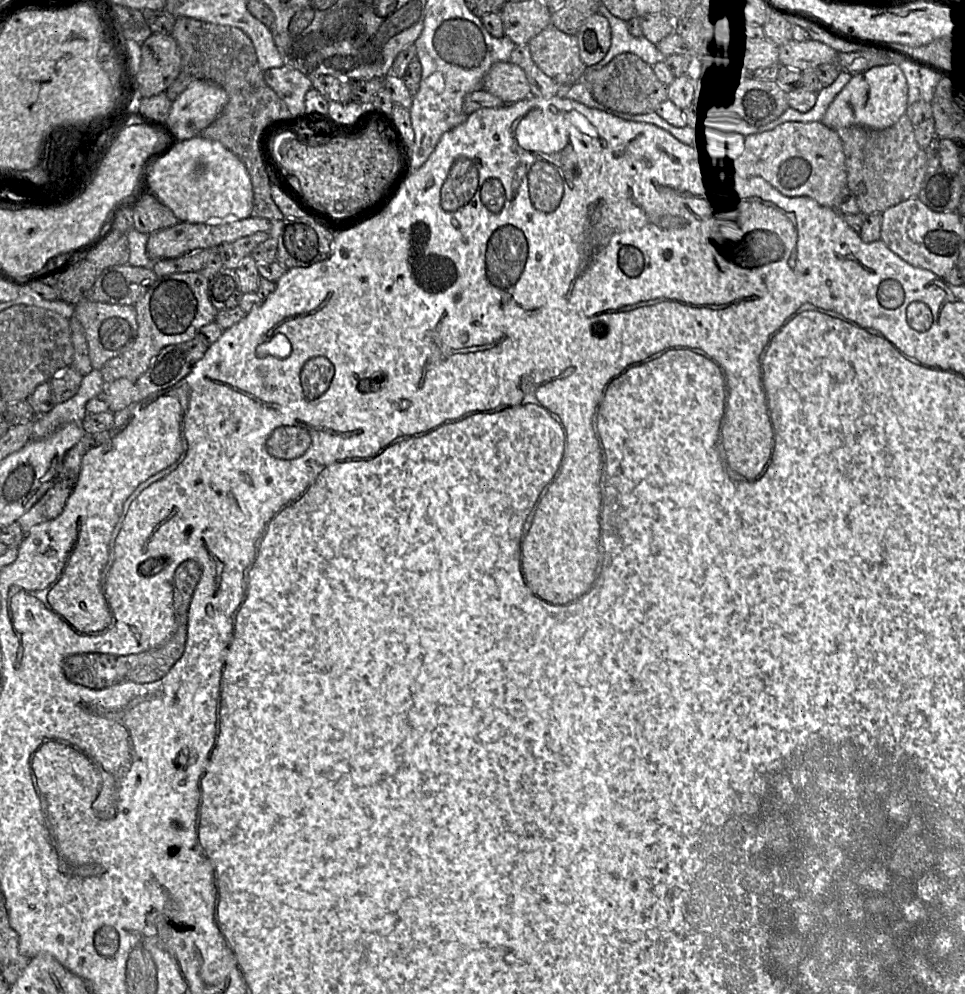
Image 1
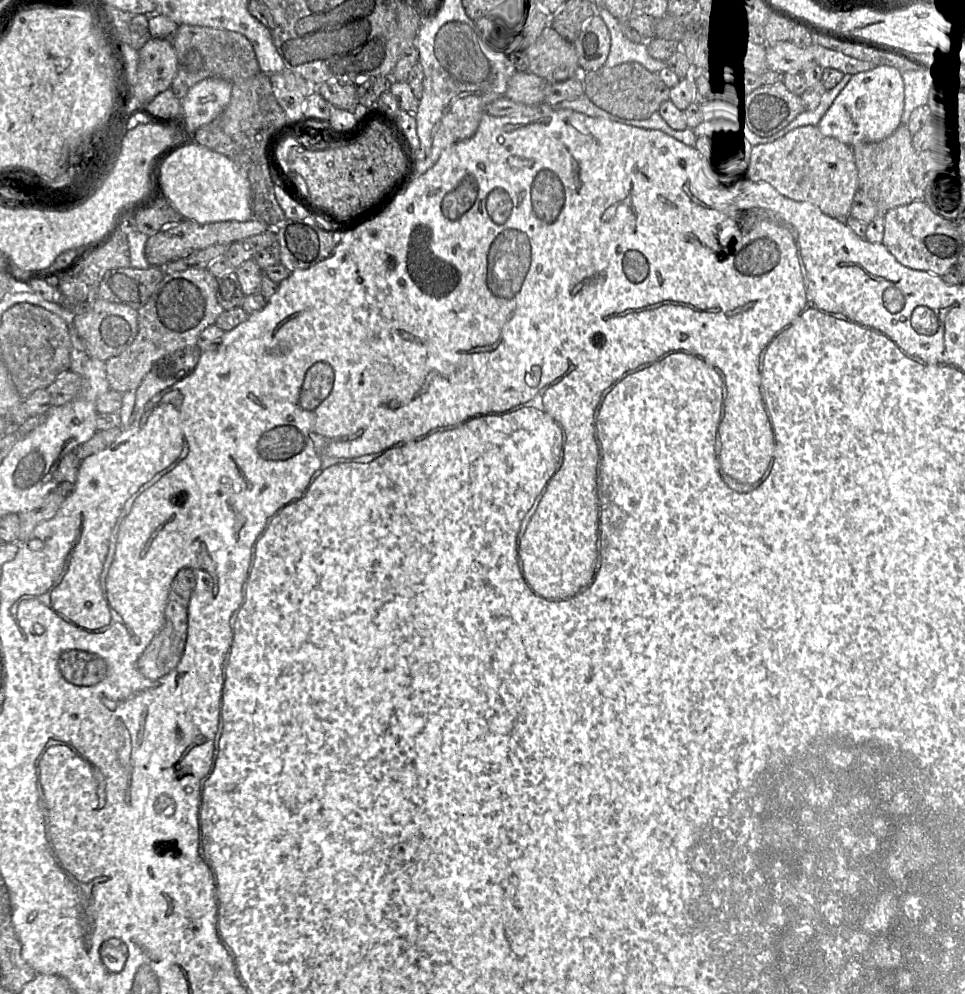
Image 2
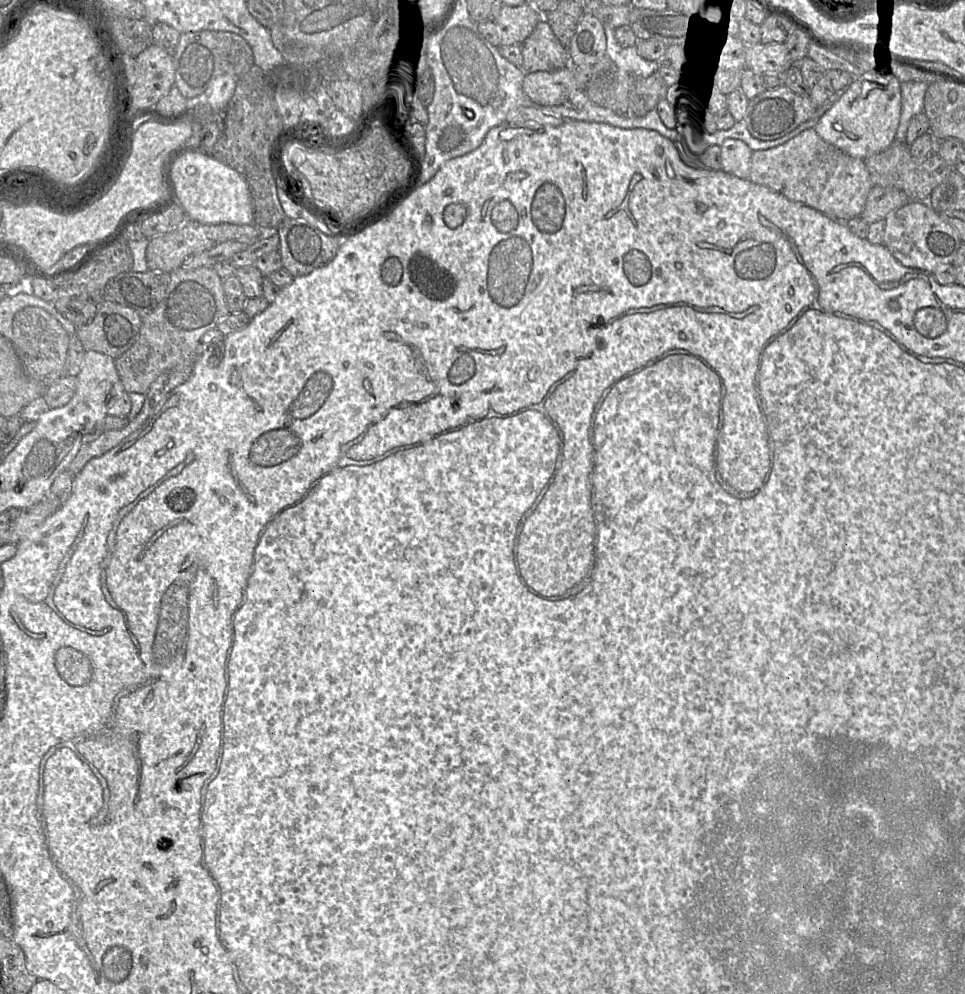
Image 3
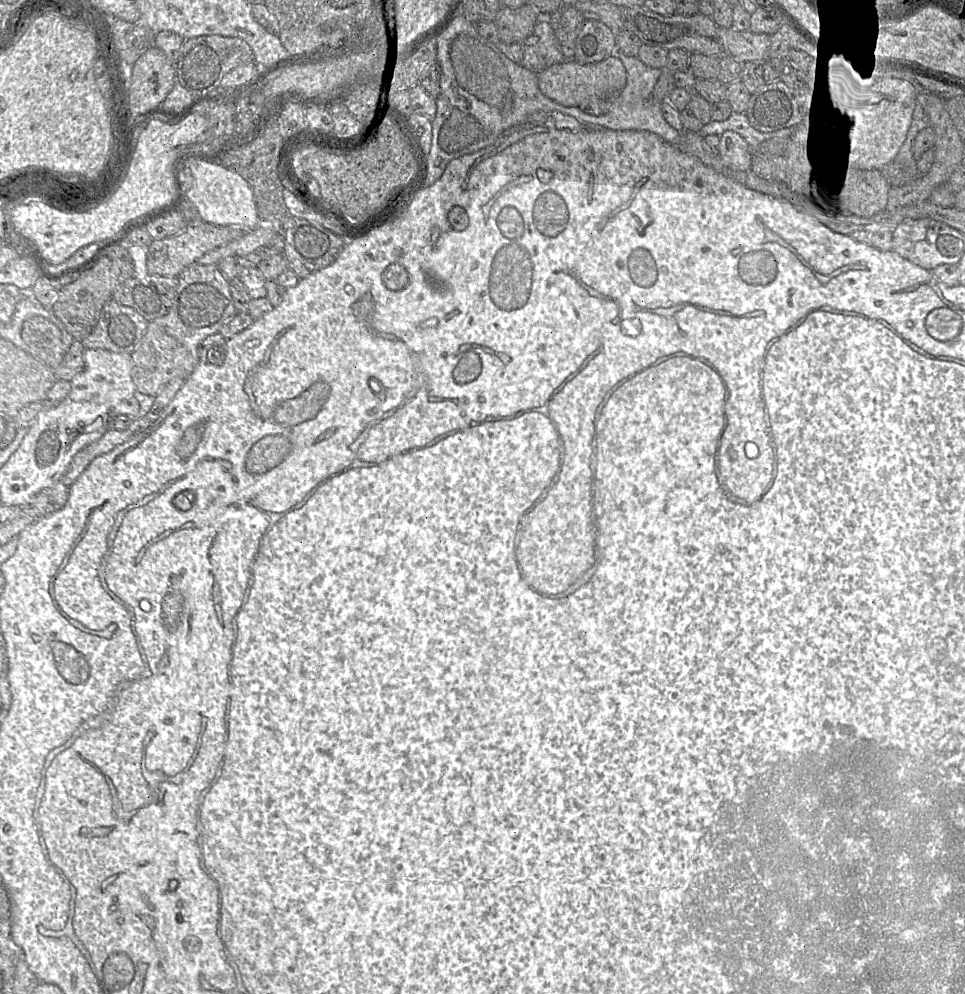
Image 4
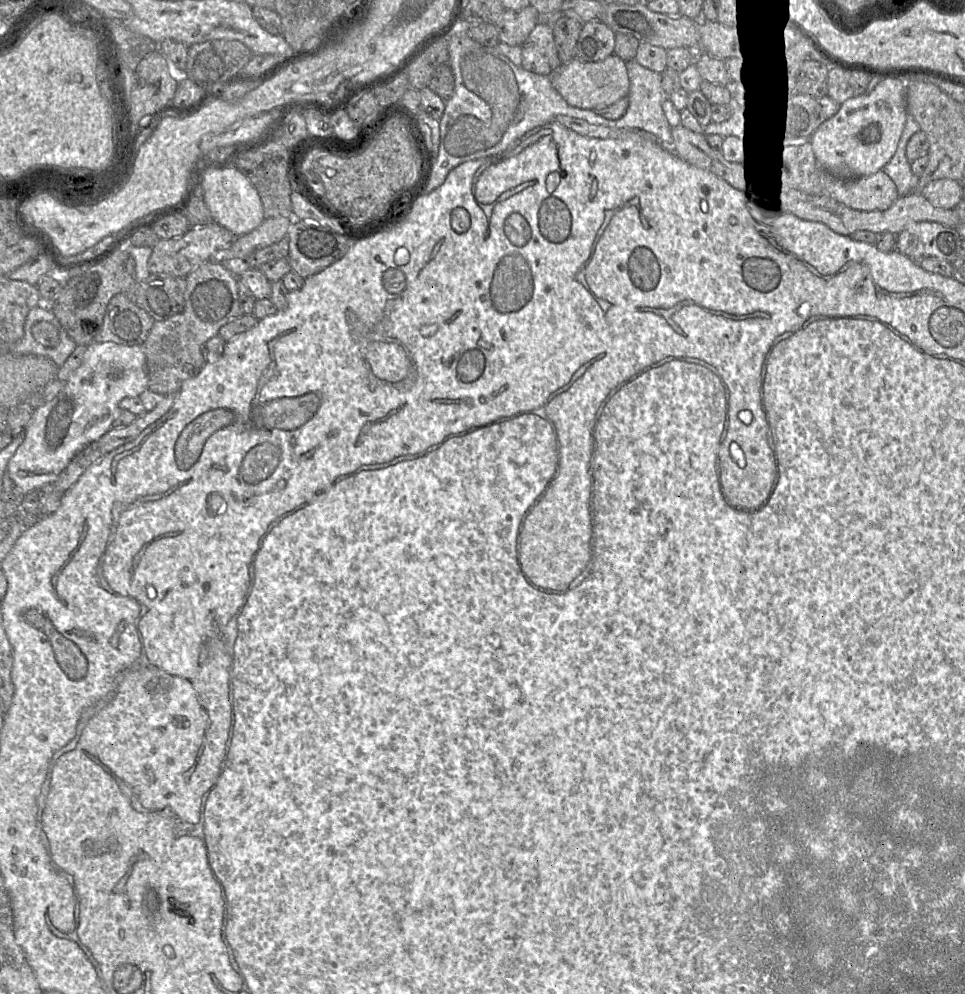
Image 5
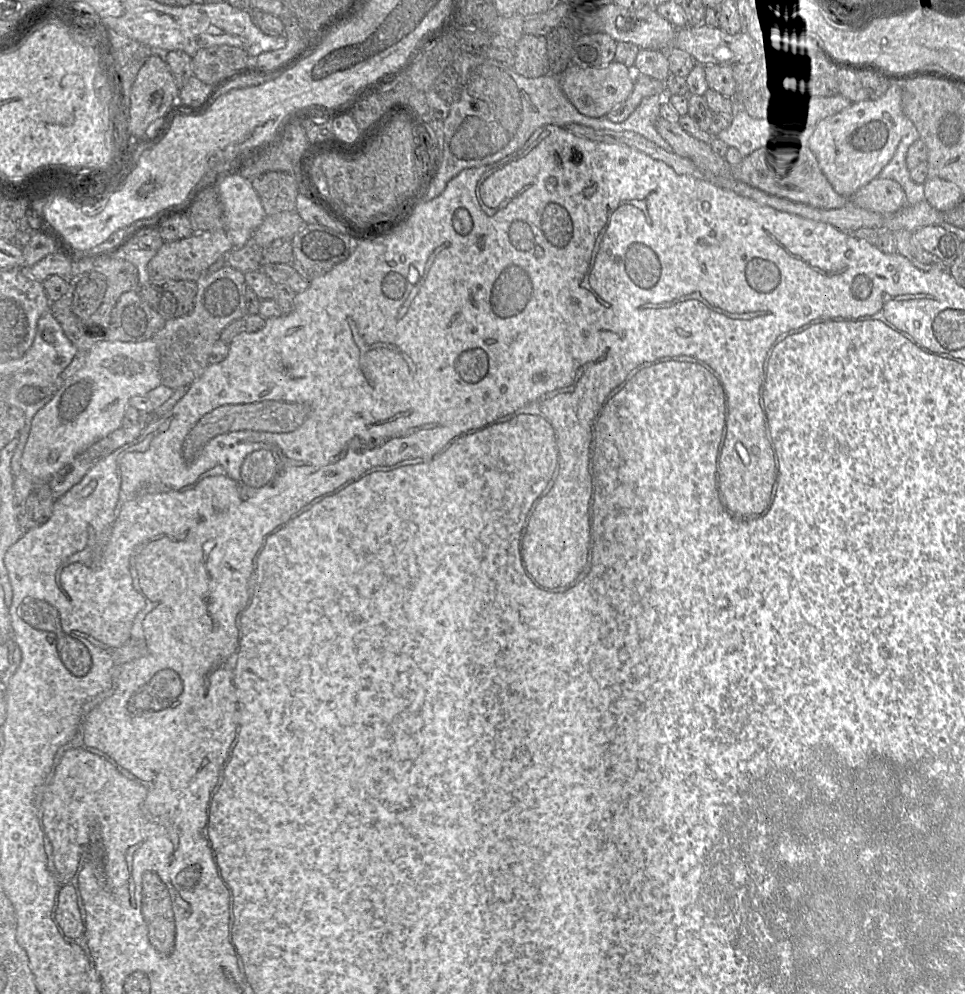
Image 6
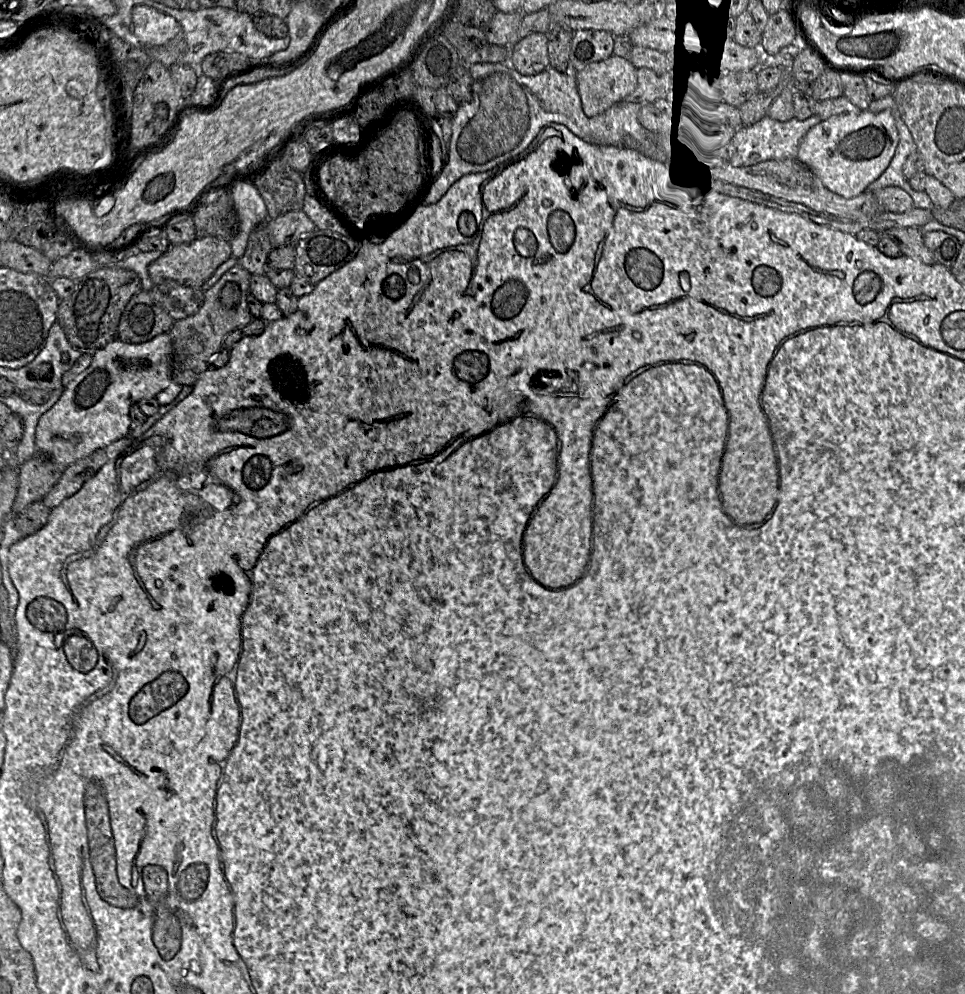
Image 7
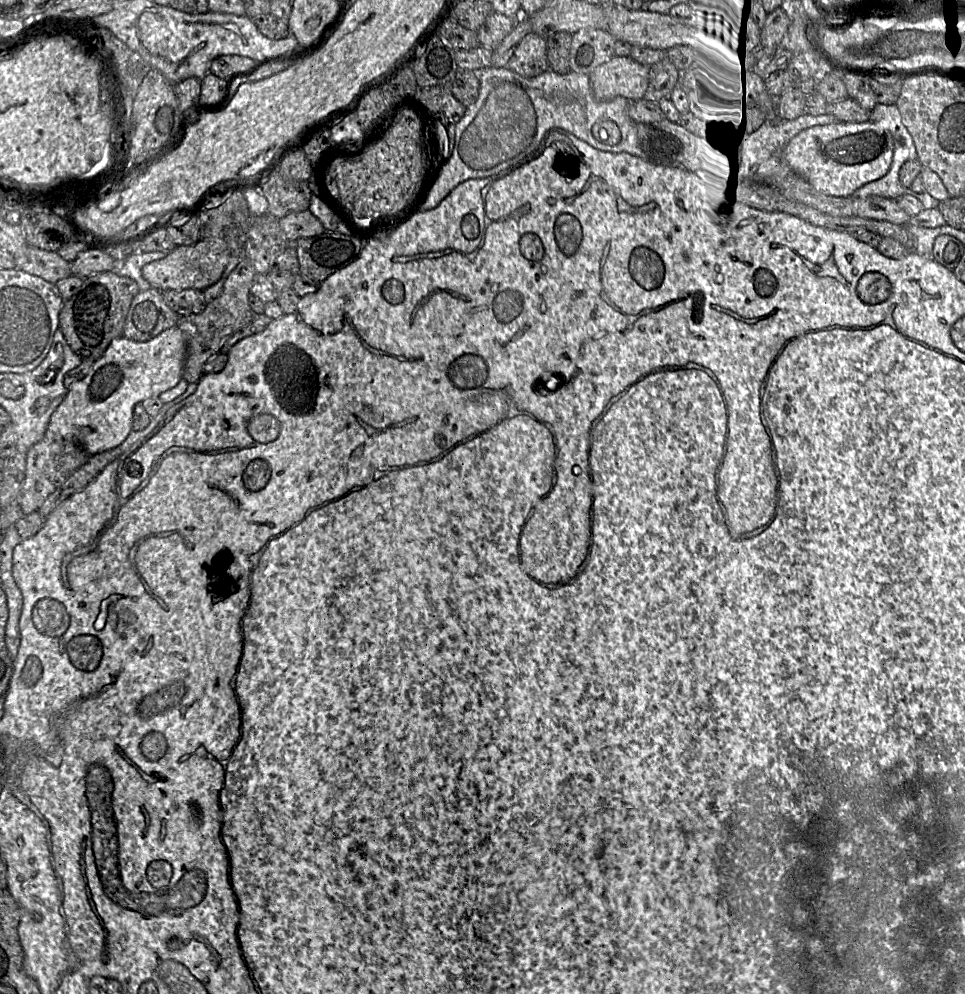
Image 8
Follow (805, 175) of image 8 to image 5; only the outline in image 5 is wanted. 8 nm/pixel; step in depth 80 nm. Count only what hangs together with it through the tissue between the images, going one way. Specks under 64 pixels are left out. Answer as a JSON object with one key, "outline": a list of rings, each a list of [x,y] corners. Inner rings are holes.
{"outline":[[[880,79],[871,92],[841,103],[838,112],[813,132],[809,142],[820,166],[835,177],[868,176],[880,171],[893,157],[906,121],[906,81]]]}

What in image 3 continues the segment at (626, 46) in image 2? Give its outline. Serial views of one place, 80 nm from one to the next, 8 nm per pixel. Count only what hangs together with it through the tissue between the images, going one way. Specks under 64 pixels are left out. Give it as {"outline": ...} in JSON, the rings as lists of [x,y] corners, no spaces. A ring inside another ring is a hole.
{"outline":[[[604,25],[606,34],[606,56],[616,65],[619,71],[637,77],[649,77],[659,70],[660,63],[642,58],[636,46],[622,47],[615,39],[615,29]]]}

